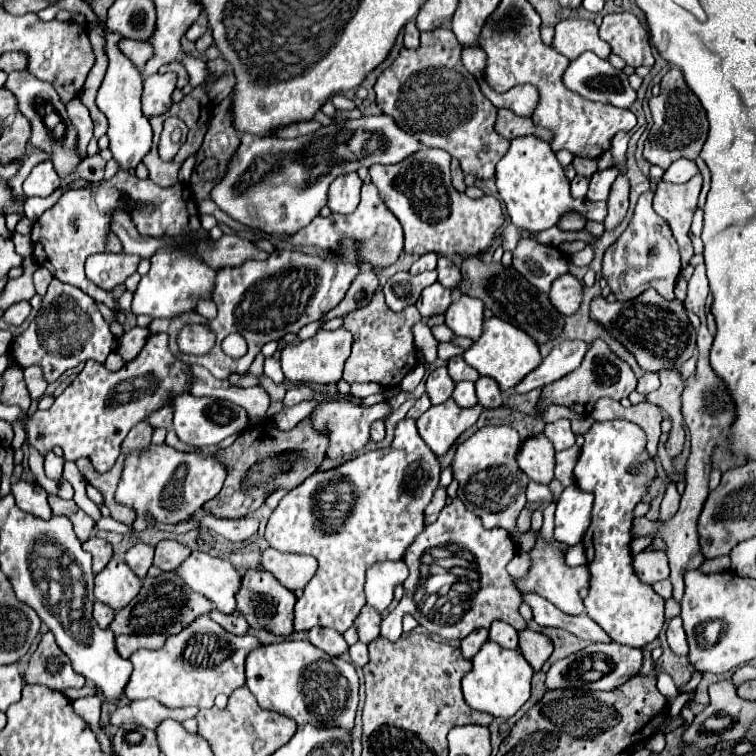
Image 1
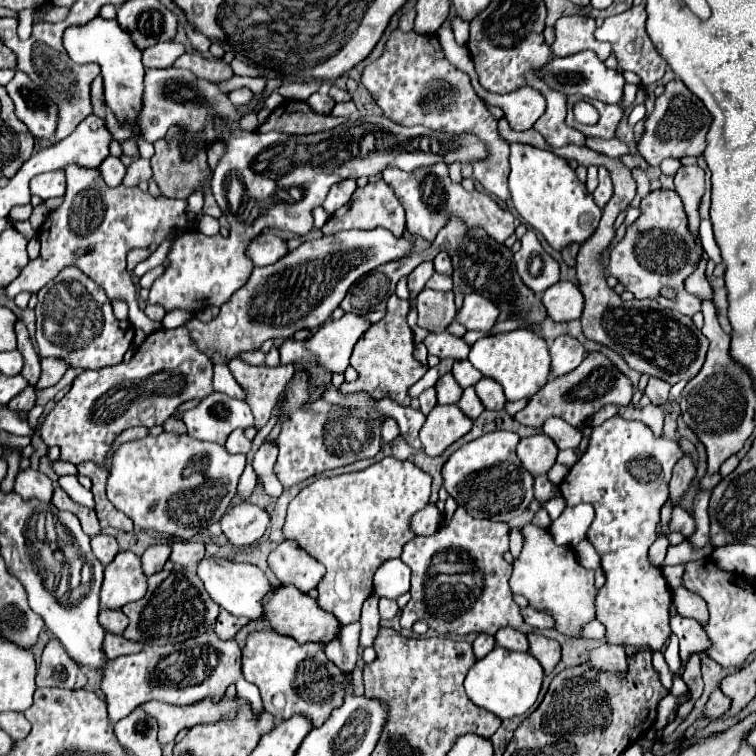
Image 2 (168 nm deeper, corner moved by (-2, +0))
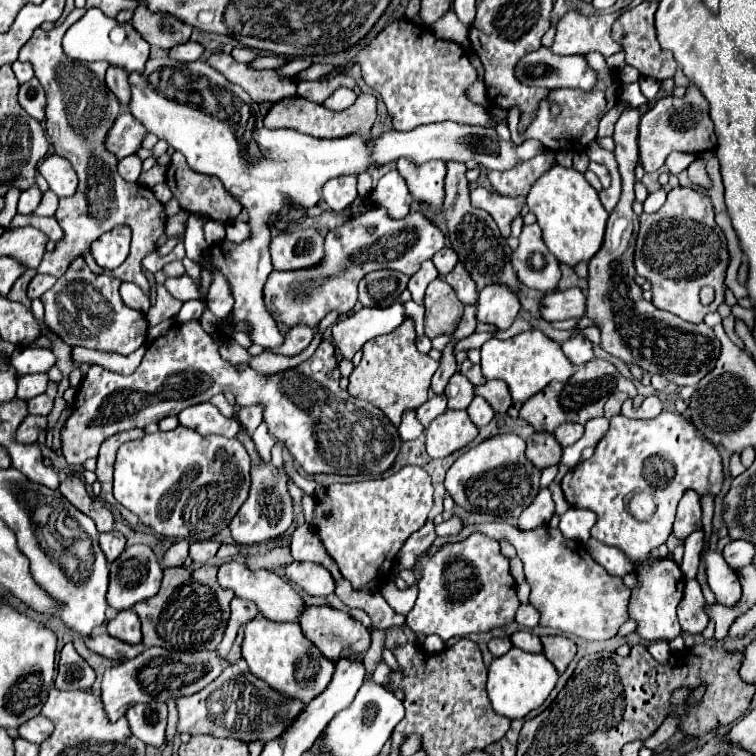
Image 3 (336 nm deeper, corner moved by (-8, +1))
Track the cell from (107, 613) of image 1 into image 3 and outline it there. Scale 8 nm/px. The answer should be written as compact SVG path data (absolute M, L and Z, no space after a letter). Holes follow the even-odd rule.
M122 610L114 620L108 622L106 632L122 642L128 644L140 644L142 642L142 630L140 630L140 620L134 610Z

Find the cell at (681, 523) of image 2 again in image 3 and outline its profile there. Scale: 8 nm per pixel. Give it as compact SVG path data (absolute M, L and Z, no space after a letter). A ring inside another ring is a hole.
M712 550L704 552L704 564L706 564L706 572L708 572L708 584L712 588L712 592L716 594L718 602L724 606L734 606L740 596L740 582L736 578L736 570L732 570L732 566L728 566L722 558L722 554L716 554Z

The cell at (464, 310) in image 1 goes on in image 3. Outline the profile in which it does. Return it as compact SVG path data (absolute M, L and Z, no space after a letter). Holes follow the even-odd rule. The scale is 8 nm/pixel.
M484 286L478 298L478 314L480 322L494 324L498 330L508 330L520 312L520 300L506 286Z

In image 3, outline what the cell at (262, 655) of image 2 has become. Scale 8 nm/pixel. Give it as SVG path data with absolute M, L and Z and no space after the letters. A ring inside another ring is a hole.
M256 616L244 626L242 658L248 662L254 676L268 682L274 690L302 702L314 700L328 686L334 674L334 664L320 654L320 650L302 634L298 624L280 624L264 616Z

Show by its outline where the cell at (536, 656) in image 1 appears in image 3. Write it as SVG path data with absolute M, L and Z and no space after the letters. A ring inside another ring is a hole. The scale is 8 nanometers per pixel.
M542 636L540 640L544 644L544 656L556 666L558 674L564 674L564 670L576 656L574 640L564 636Z

